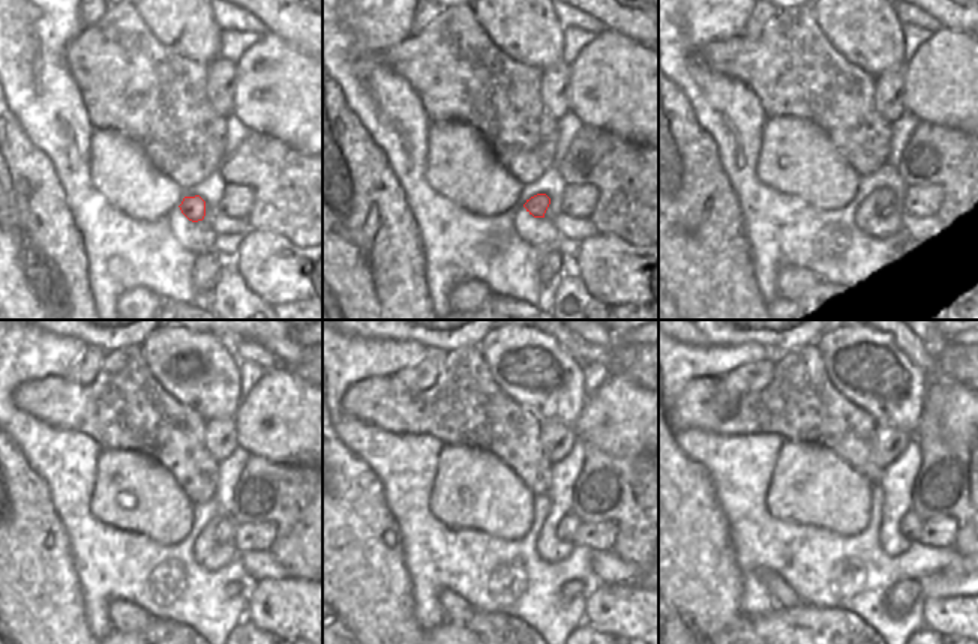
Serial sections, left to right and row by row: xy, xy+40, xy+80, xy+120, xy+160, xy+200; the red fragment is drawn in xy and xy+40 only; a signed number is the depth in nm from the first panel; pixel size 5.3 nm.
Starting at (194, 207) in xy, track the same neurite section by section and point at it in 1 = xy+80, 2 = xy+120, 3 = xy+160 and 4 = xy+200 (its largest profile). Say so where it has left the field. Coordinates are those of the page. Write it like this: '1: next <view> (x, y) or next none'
1: next xy+80 (882, 198)
2: next xy+120 (225, 532)
3: next xy+160 (566, 530)
4: next xy+200 (909, 526)

